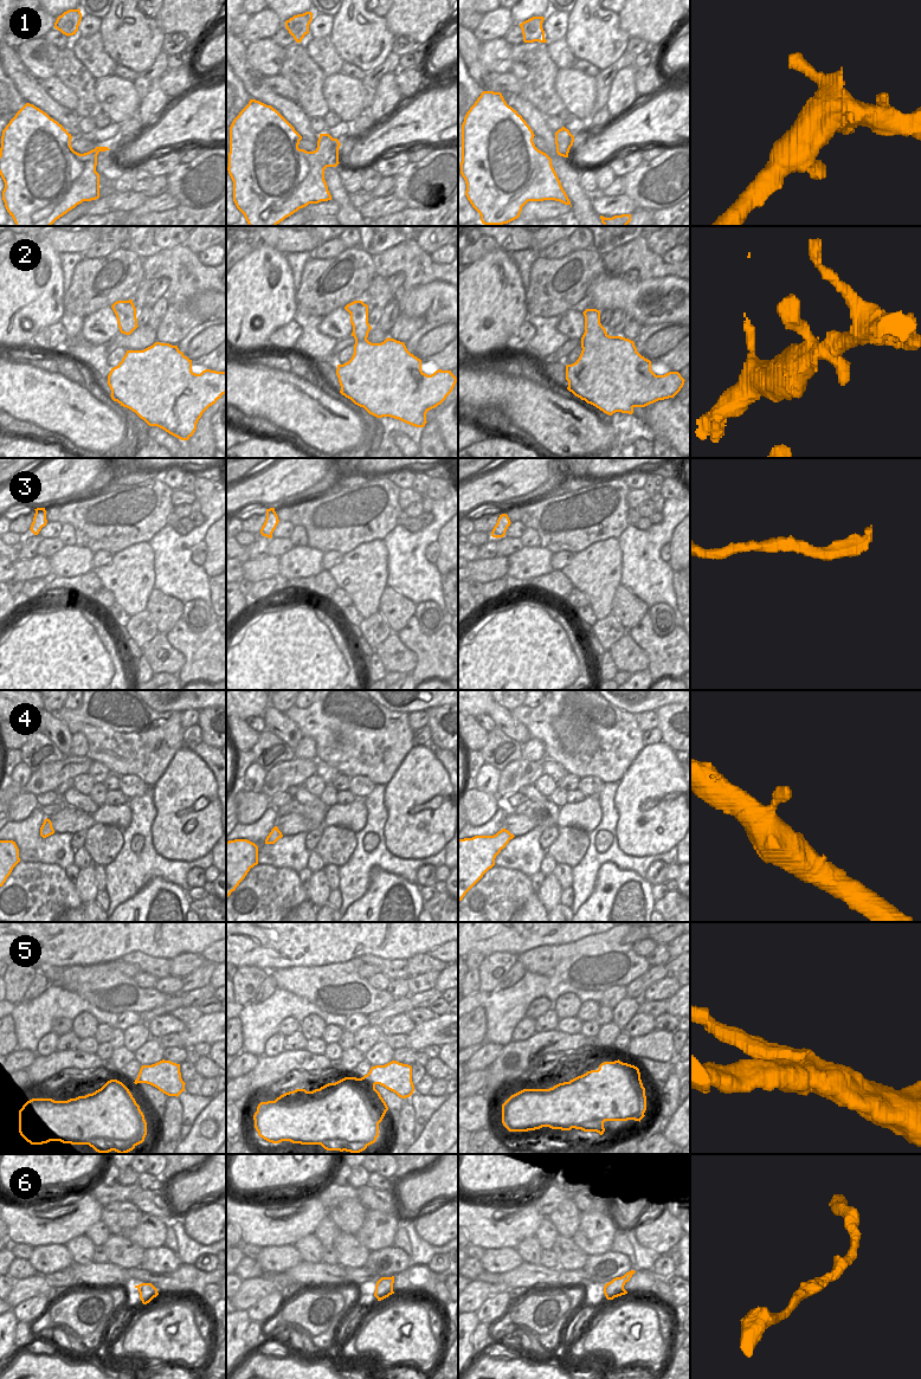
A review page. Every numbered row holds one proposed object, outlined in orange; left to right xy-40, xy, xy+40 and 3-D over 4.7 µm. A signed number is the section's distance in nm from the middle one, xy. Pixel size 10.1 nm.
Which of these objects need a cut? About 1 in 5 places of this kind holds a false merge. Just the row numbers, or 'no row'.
5

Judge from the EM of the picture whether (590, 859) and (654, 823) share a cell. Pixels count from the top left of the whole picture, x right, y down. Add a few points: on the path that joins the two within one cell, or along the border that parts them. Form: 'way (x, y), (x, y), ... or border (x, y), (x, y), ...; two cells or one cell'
border (618, 817), (617, 845), (625, 854), (642, 857); two cells

